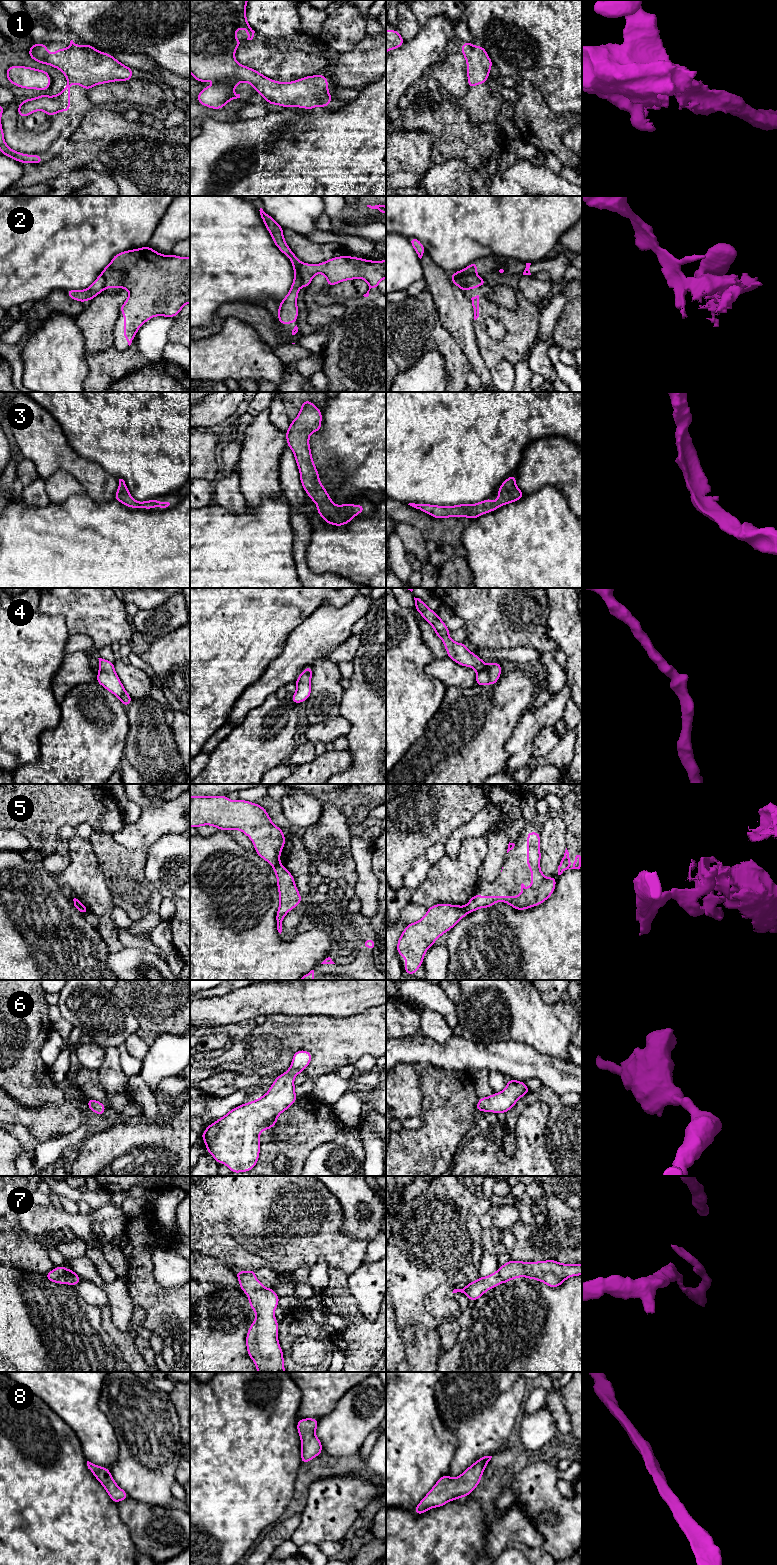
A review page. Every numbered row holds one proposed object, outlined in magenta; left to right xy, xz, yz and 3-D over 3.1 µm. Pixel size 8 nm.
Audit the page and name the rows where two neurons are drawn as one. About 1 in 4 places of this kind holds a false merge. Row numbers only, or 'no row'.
2, 5

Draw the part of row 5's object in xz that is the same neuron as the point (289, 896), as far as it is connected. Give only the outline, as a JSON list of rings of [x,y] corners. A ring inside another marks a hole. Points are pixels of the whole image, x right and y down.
[[[282,864],[273,867],[277,876],[277,887],[280,897],[279,908],[276,914],[277,930],[281,934],[282,921],[286,914],[301,903],[302,896],[294,882],[293,875]]]

